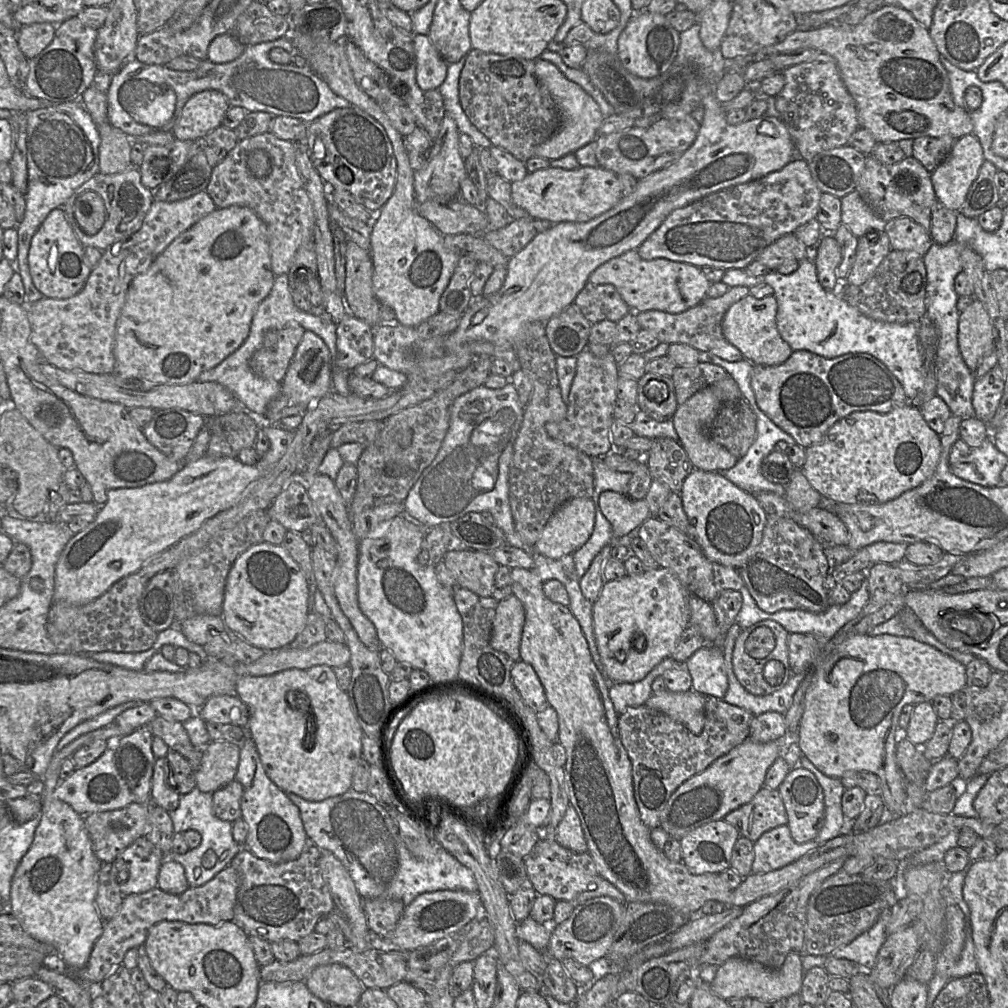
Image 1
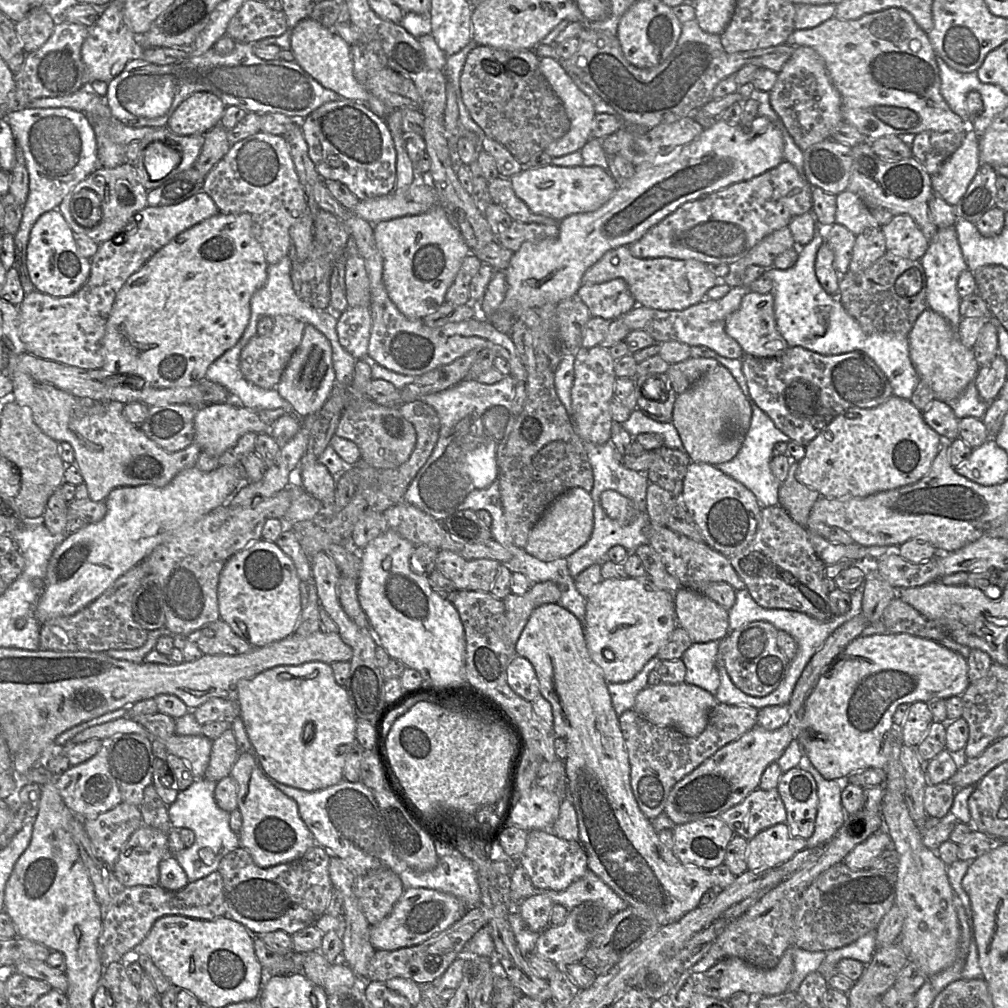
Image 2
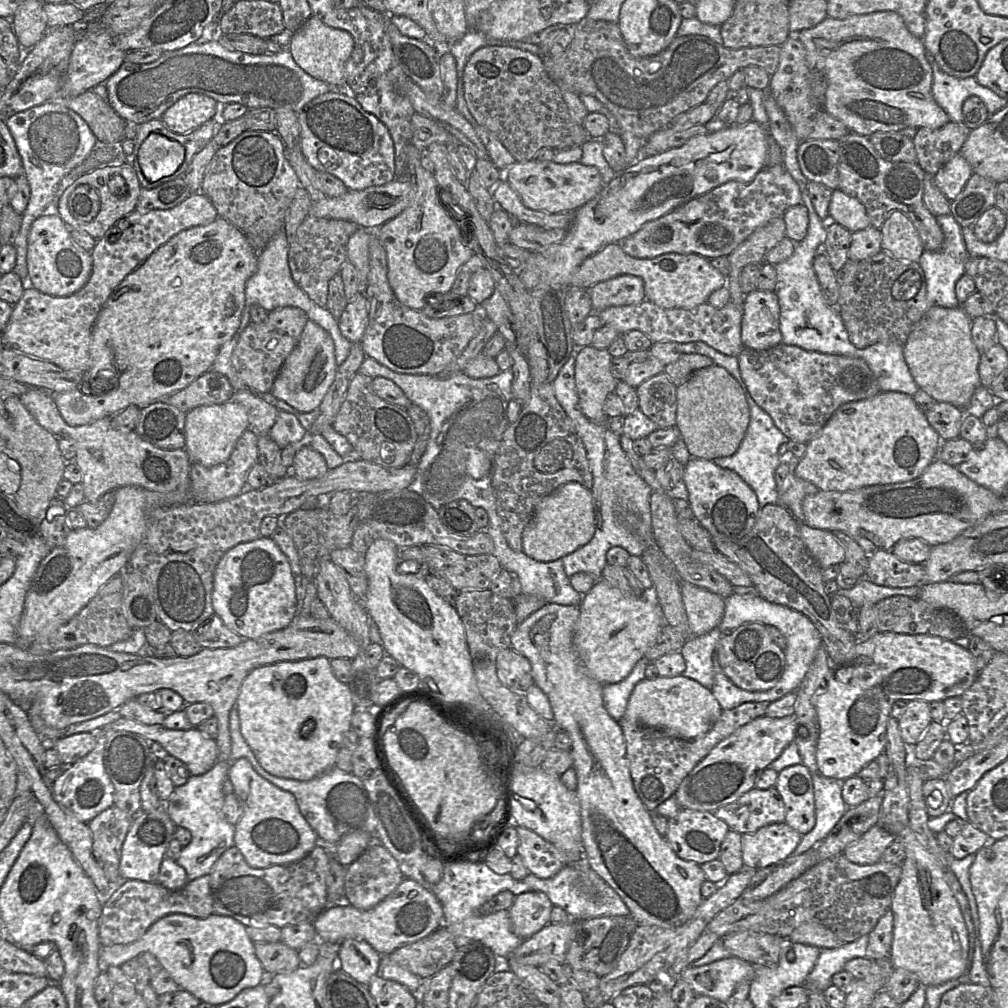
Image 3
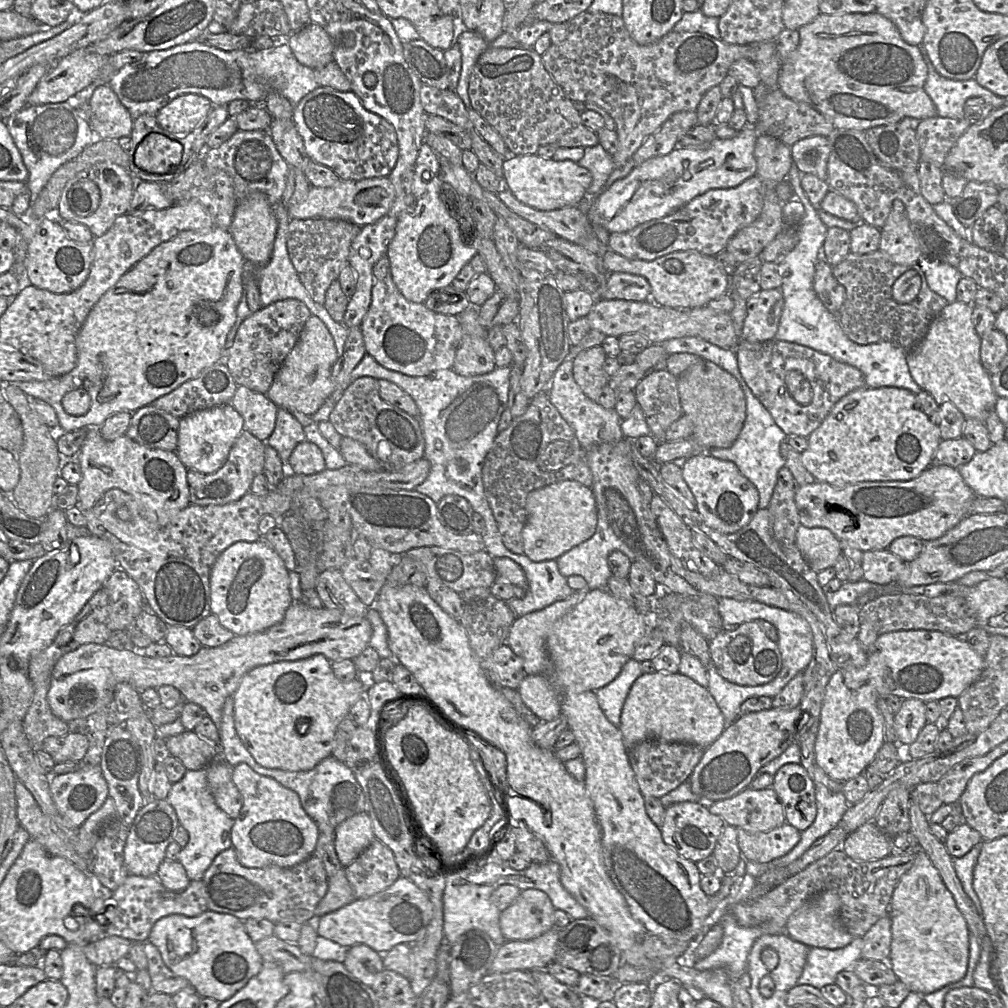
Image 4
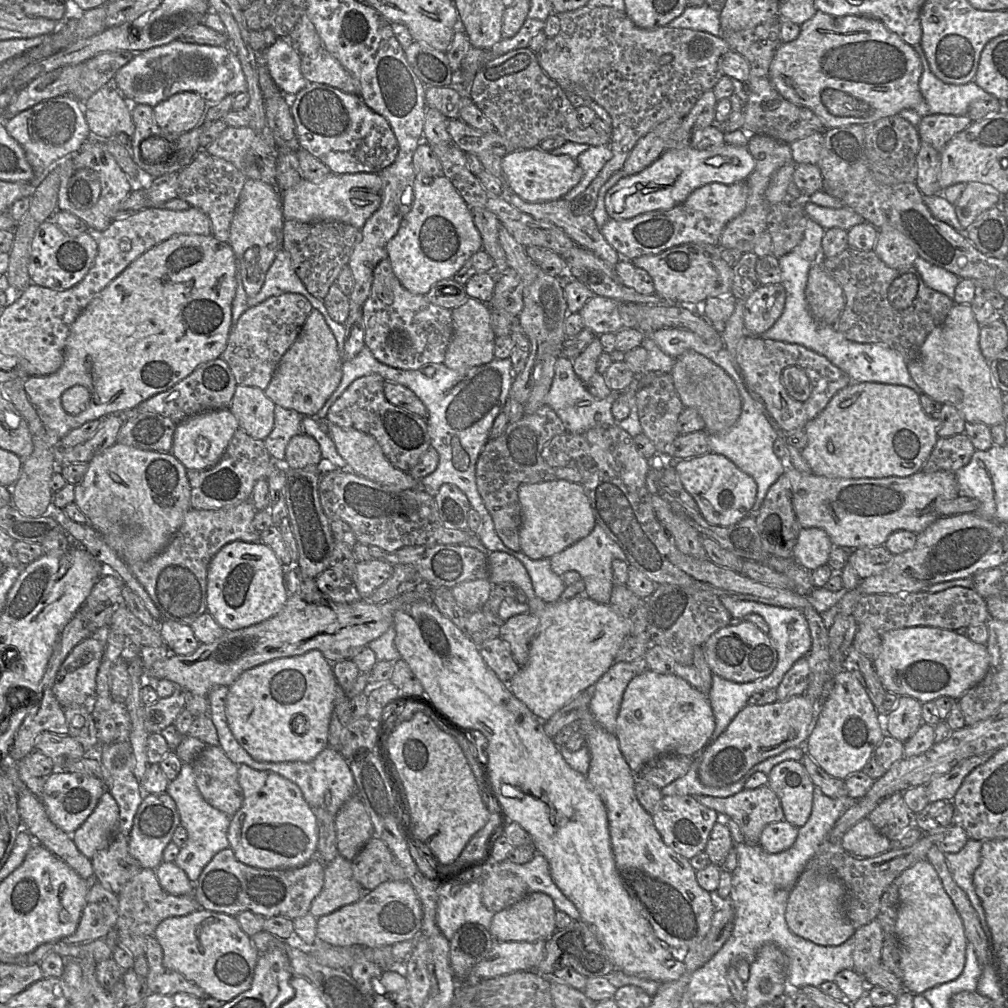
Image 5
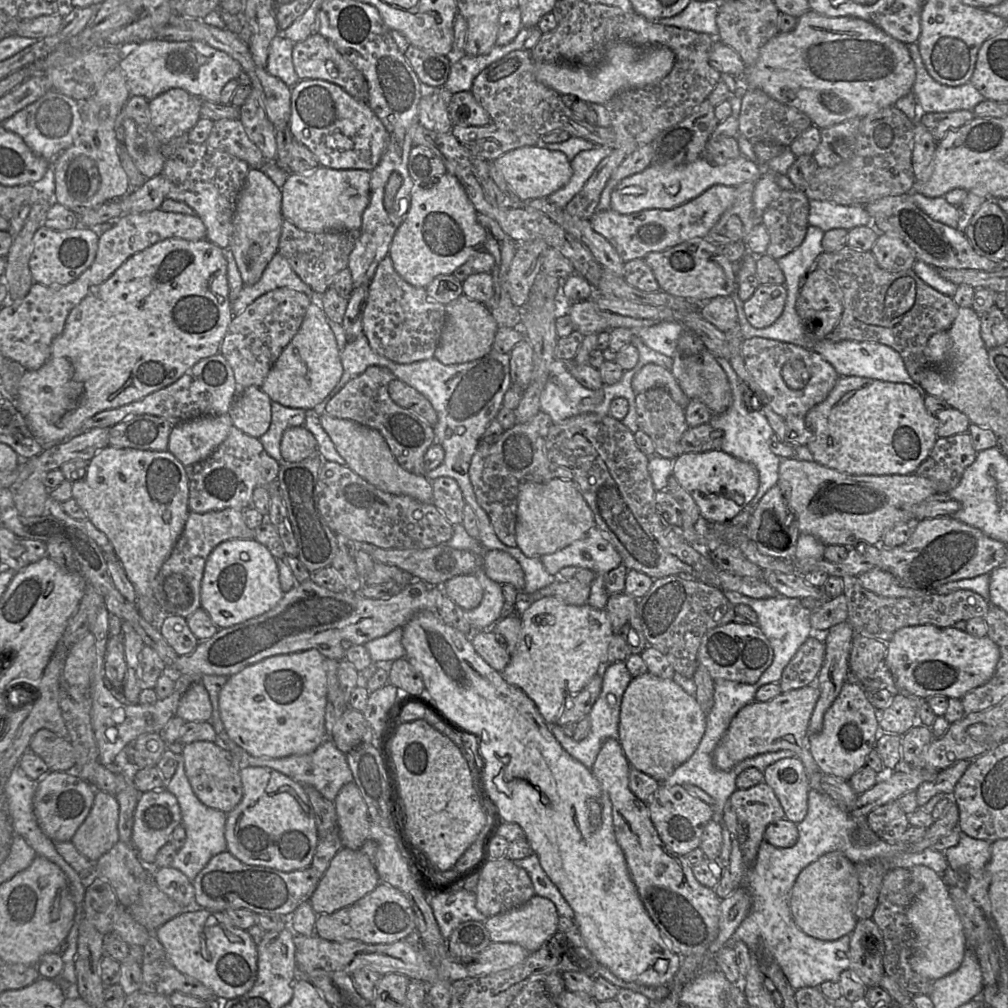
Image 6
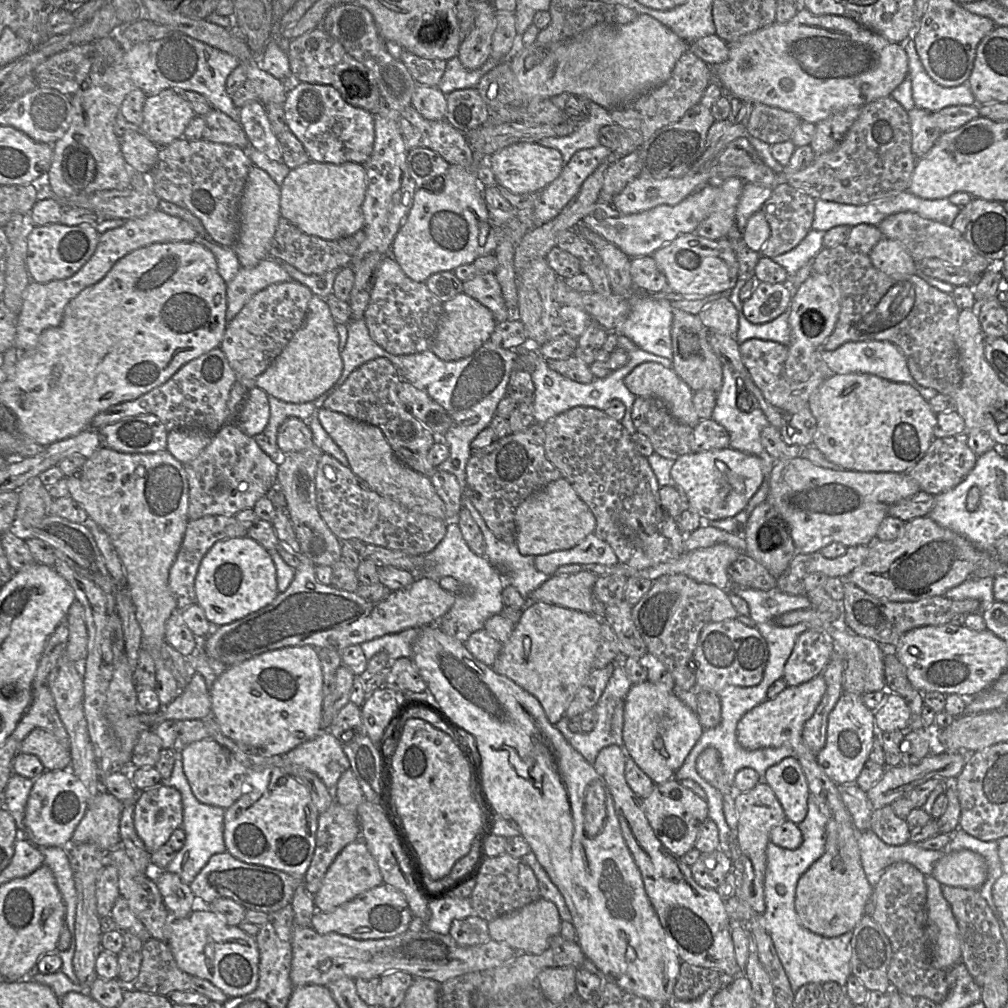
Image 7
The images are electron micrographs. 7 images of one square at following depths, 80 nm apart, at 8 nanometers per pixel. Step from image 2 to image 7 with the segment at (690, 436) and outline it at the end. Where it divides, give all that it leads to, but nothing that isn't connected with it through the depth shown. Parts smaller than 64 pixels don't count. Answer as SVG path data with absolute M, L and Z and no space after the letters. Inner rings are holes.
M680 309L673 310L671 330L673 344L672 369L693 392L710 389L718 393L722 386L722 363L710 347L708 331L698 314L694 315Z

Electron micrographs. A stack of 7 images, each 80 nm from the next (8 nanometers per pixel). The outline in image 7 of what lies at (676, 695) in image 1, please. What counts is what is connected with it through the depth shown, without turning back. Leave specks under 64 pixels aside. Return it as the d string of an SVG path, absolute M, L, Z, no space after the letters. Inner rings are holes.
M647 680L633 685L629 690L624 705L625 752L655 784L664 783L674 777L703 731L696 712L665 685Z

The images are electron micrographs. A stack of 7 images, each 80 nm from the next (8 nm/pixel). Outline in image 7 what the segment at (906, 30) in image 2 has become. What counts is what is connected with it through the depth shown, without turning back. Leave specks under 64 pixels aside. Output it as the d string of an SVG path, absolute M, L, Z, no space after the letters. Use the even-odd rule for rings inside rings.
M799 8L797 14L787 23L775 22L769 26L741 36L729 45L729 57L720 64L712 65L714 80L723 88L725 94L736 97L742 102L754 101L771 107L777 107L796 114L801 120L817 124L848 107L862 107L877 99L891 96L891 93L909 75L909 59L904 44L891 42L884 36L862 26L854 19L841 15L816 15L806 8Z

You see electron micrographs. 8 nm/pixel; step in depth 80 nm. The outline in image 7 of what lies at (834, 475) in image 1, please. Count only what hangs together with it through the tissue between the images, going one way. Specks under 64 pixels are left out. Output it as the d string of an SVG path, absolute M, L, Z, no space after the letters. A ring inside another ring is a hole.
M868 373L830 374L810 395L808 406L816 420L812 445L843 470L908 472L922 459L934 439L936 414L908 383L891 382Z

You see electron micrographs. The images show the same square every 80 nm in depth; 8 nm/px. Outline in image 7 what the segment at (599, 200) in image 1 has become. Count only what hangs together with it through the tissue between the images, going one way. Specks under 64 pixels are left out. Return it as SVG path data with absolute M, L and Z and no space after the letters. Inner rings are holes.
M530 142L509 145L487 159L496 183L515 194L541 191L560 175L564 167L559 150Z

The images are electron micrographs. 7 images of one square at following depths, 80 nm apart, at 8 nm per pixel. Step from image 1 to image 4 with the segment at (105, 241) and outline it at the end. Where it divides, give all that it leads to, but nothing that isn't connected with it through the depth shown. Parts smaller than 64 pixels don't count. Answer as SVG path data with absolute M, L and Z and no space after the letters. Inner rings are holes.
M100 162L89 169L85 169L77 173L74 177L67 181L63 190L61 191L60 199L58 202L58 210L62 221L72 221L89 228L94 238L101 237L105 234L114 223L115 219L127 213L134 193L134 176L130 170L111 163ZM82 179L89 179L97 184L100 190L100 204L97 210L89 216L81 217L73 213L68 205L67 195L70 188Z

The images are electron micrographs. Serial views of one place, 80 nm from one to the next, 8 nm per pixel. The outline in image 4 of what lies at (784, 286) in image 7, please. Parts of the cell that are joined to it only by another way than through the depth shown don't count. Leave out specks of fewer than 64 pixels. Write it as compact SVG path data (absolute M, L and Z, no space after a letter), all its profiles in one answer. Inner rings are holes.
M780 288L761 289L749 297L741 339L763 342L775 338L783 306L784 297Z

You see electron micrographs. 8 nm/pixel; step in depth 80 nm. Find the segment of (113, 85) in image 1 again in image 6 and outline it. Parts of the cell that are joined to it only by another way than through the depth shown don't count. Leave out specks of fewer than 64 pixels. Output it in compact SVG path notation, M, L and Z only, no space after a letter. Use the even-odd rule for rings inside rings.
M279 31L270 44L265 67L267 72L281 79L290 88L300 81L292 59L294 44ZM146 40L135 47L130 47L128 55L120 62L119 67L122 69L130 95L143 96L148 101L169 89L180 88L201 99L219 103L224 86L232 79L244 78L238 61L200 40L182 42Z

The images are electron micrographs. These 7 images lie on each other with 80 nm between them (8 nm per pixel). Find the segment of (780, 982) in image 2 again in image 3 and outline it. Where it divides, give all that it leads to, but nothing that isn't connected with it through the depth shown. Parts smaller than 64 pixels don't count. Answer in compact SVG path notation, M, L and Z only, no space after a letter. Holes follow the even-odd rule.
M737 957L725 958L701 967L689 966L684 969L679 978L687 982L696 995L703 995L727 1003L736 986L743 982L751 982L754 978L754 967Z

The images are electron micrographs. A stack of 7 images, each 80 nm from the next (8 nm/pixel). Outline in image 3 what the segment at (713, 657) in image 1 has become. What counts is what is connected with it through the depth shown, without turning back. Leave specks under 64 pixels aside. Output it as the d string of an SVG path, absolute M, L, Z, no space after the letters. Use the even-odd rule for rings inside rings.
M719 628L699 636L689 637L681 649L686 668L683 676L711 690L714 683L713 654L722 636Z

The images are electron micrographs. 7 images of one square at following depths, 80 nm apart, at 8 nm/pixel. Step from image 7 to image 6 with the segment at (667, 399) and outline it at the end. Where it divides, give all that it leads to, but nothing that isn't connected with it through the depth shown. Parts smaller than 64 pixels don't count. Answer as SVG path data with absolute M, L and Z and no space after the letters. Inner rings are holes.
M654 363L644 365L632 378L631 385L636 394L655 387L662 387L684 409L690 401L682 391L671 370Z

